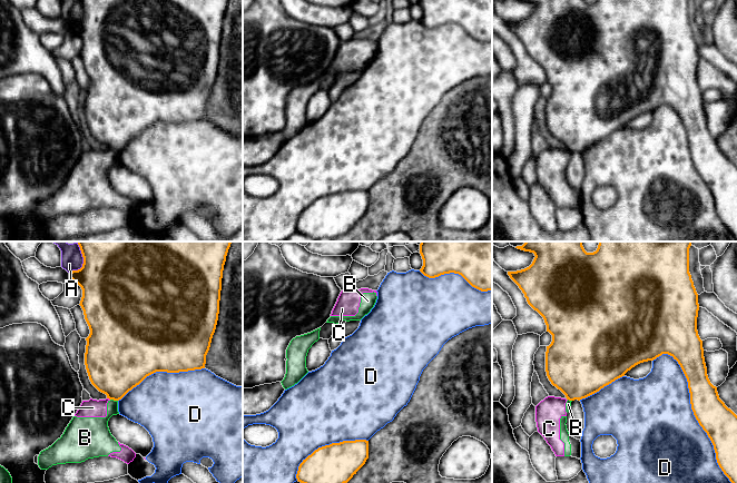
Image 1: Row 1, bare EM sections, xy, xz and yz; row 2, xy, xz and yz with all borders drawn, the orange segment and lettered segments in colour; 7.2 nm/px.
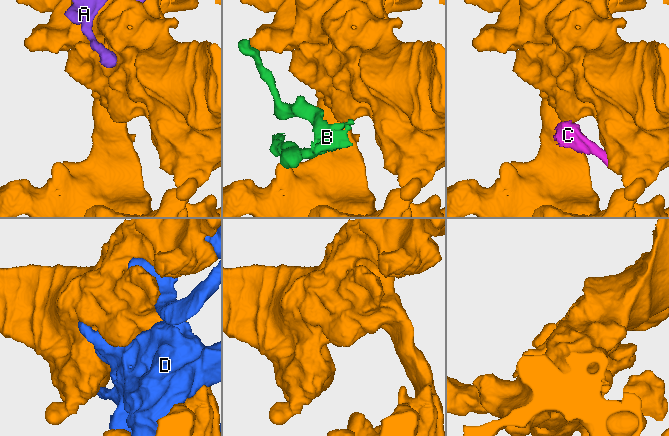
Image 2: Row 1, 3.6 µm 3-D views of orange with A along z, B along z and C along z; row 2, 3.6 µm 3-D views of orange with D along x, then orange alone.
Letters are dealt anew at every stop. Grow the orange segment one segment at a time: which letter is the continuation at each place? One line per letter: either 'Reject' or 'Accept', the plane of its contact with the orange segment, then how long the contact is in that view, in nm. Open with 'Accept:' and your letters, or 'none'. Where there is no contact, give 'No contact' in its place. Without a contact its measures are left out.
Accept: none
A: Reject. Touches orange in xy. Shared border 190 nm
B: Reject. Touches orange in xy. Shared border 60 nm
C: Reject. Touches orange in xy. Shared border 30 nm
D: Reject. Touches orange in yz. Shared border 1100 nm

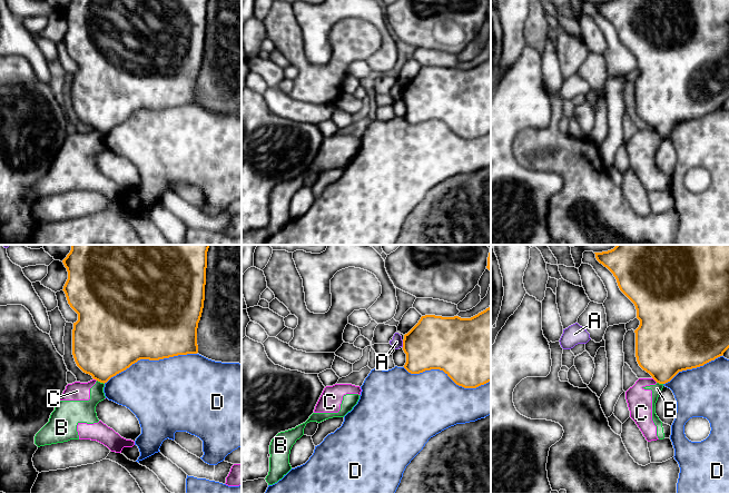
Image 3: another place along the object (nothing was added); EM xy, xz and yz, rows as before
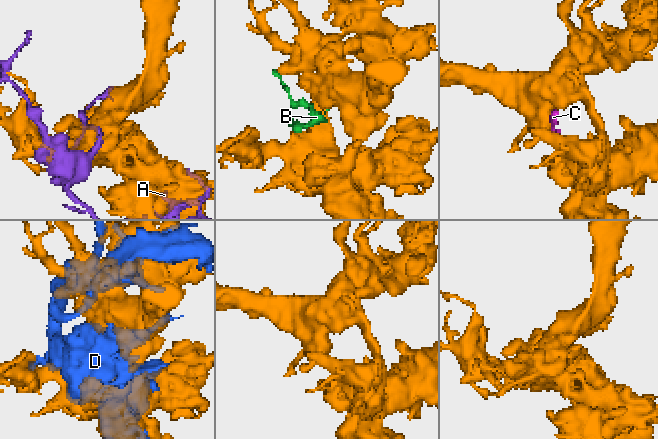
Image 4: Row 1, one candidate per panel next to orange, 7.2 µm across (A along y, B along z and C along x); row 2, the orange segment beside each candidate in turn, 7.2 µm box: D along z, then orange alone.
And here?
Accept: none
A: Reject. Touches orange in xz. Shared border 50 nm
B: Reject. Touches orange in xy. Shared border 70 nm
C: Reject. Touches orange in yz. Shared border 50 nm
D: Reject. Touches orange in xy. Shared border 700 nm

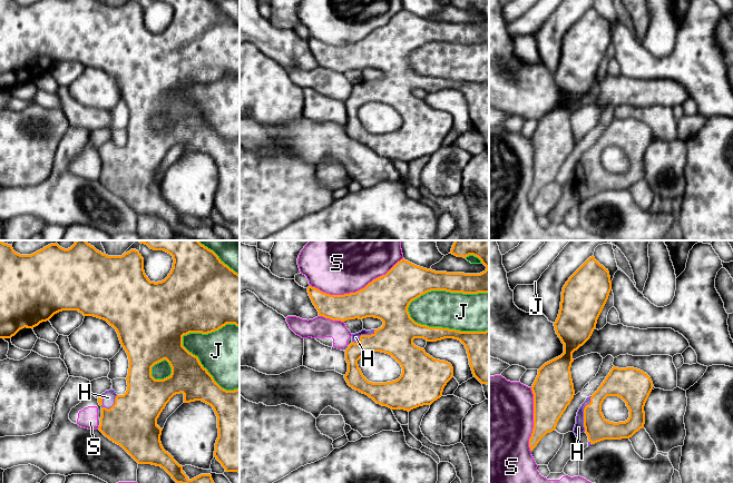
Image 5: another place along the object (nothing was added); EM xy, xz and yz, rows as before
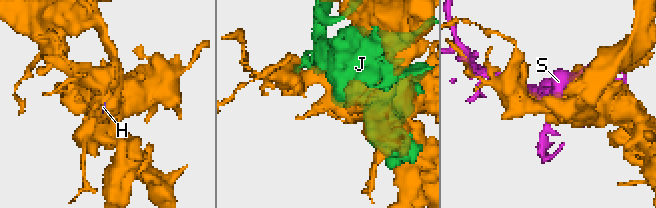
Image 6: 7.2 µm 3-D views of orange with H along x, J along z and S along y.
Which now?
Accept: H
H: Accept. Touches orange in yz. Shared border 260 nm
J: Reject. Touches orange in xz. Shared border 600 nm
S: Reject. Touches orange in xz. Shared border 700 nm

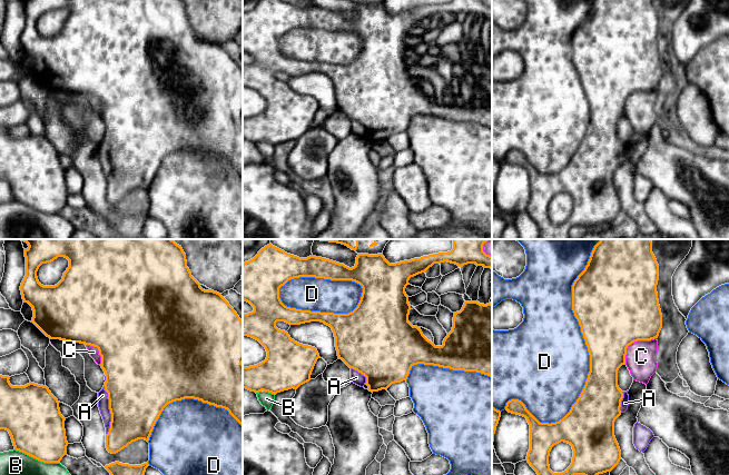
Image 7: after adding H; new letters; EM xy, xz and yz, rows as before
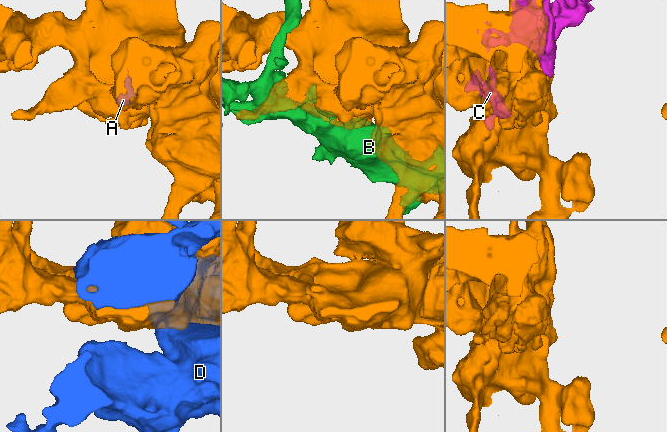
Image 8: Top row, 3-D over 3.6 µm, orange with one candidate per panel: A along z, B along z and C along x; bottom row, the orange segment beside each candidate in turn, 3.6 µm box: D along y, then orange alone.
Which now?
Accept: A
A: Accept. Touches orange in xy. Shared border 360 nm
B: Reject. Touches orange in xy. Shared border 340 nm
C: Reject. Touches orange in yz. Shared border 300 nm
D: Reject. Touches orange in yz. Shared border 1300 nm

